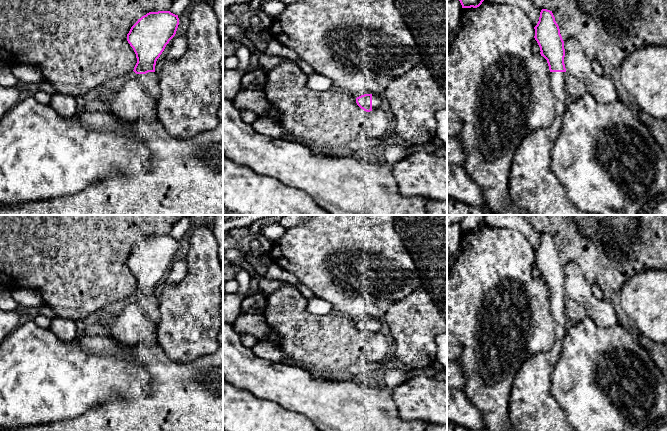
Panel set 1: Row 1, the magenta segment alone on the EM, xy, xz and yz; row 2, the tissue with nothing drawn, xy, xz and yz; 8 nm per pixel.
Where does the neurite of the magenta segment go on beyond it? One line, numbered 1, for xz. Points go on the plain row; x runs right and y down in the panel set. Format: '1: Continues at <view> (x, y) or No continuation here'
1: Continues at xz (376, 323)

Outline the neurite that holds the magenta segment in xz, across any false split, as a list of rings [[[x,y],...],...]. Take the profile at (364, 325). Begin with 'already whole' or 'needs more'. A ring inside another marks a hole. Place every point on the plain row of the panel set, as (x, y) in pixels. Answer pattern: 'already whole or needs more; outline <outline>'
needs more; outline [[[364,318],[356,322],[357,329],[366,336],[381,330],[381,321],[377,318]]]

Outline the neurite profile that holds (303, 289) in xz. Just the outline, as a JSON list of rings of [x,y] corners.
[[[303,283],[293,285],[307,300],[316,297],[315,294]]]

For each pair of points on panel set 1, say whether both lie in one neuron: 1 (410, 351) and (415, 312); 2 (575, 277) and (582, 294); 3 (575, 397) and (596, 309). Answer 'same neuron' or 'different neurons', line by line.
1: same neuron
2: same neuron
3: different neurons

